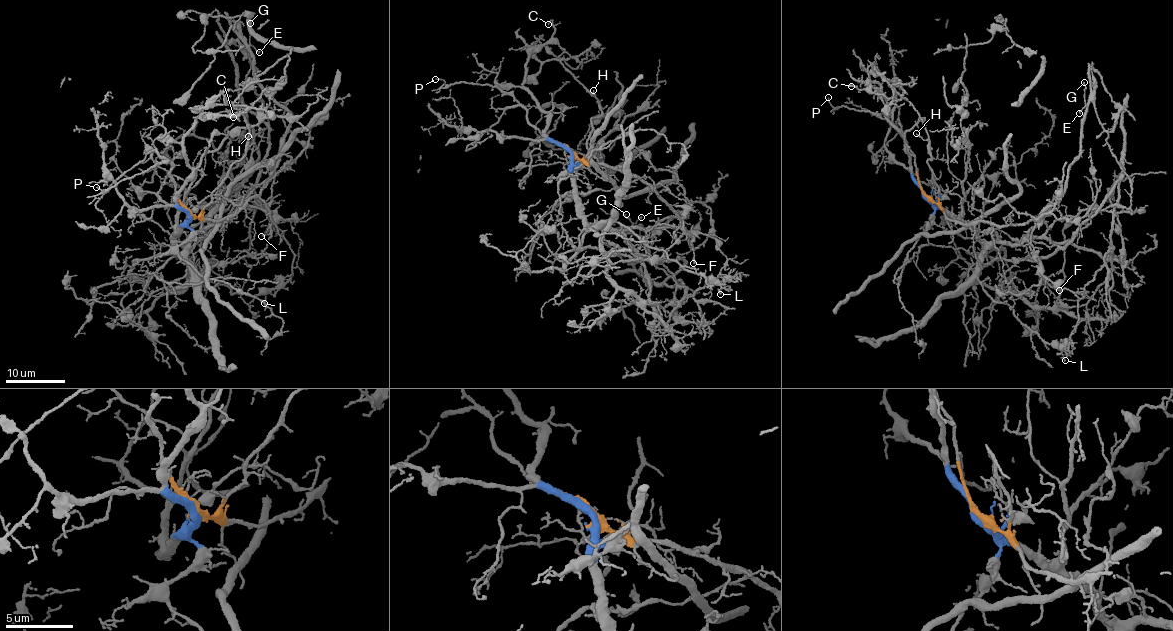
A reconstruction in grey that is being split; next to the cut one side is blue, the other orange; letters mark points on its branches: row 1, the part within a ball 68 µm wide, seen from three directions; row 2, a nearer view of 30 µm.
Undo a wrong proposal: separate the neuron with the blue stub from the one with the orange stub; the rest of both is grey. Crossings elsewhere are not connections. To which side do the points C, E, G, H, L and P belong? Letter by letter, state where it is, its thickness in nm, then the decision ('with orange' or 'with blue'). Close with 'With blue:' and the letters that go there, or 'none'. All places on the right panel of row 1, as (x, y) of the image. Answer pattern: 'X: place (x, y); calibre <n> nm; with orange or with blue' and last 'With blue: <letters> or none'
C: place (851, 86); calibre 110 nm; with blue
E: place (1079, 113); calibre 120 nm; with orange
G: place (1084, 82); calibre 110 nm; with orange
H: place (916, 133); calibre 130 nm; with orange
L: place (1065, 360); calibre 150 nm; with blue
P: place (828, 97); calibre 110 nm; with orange
With blue: C, L

